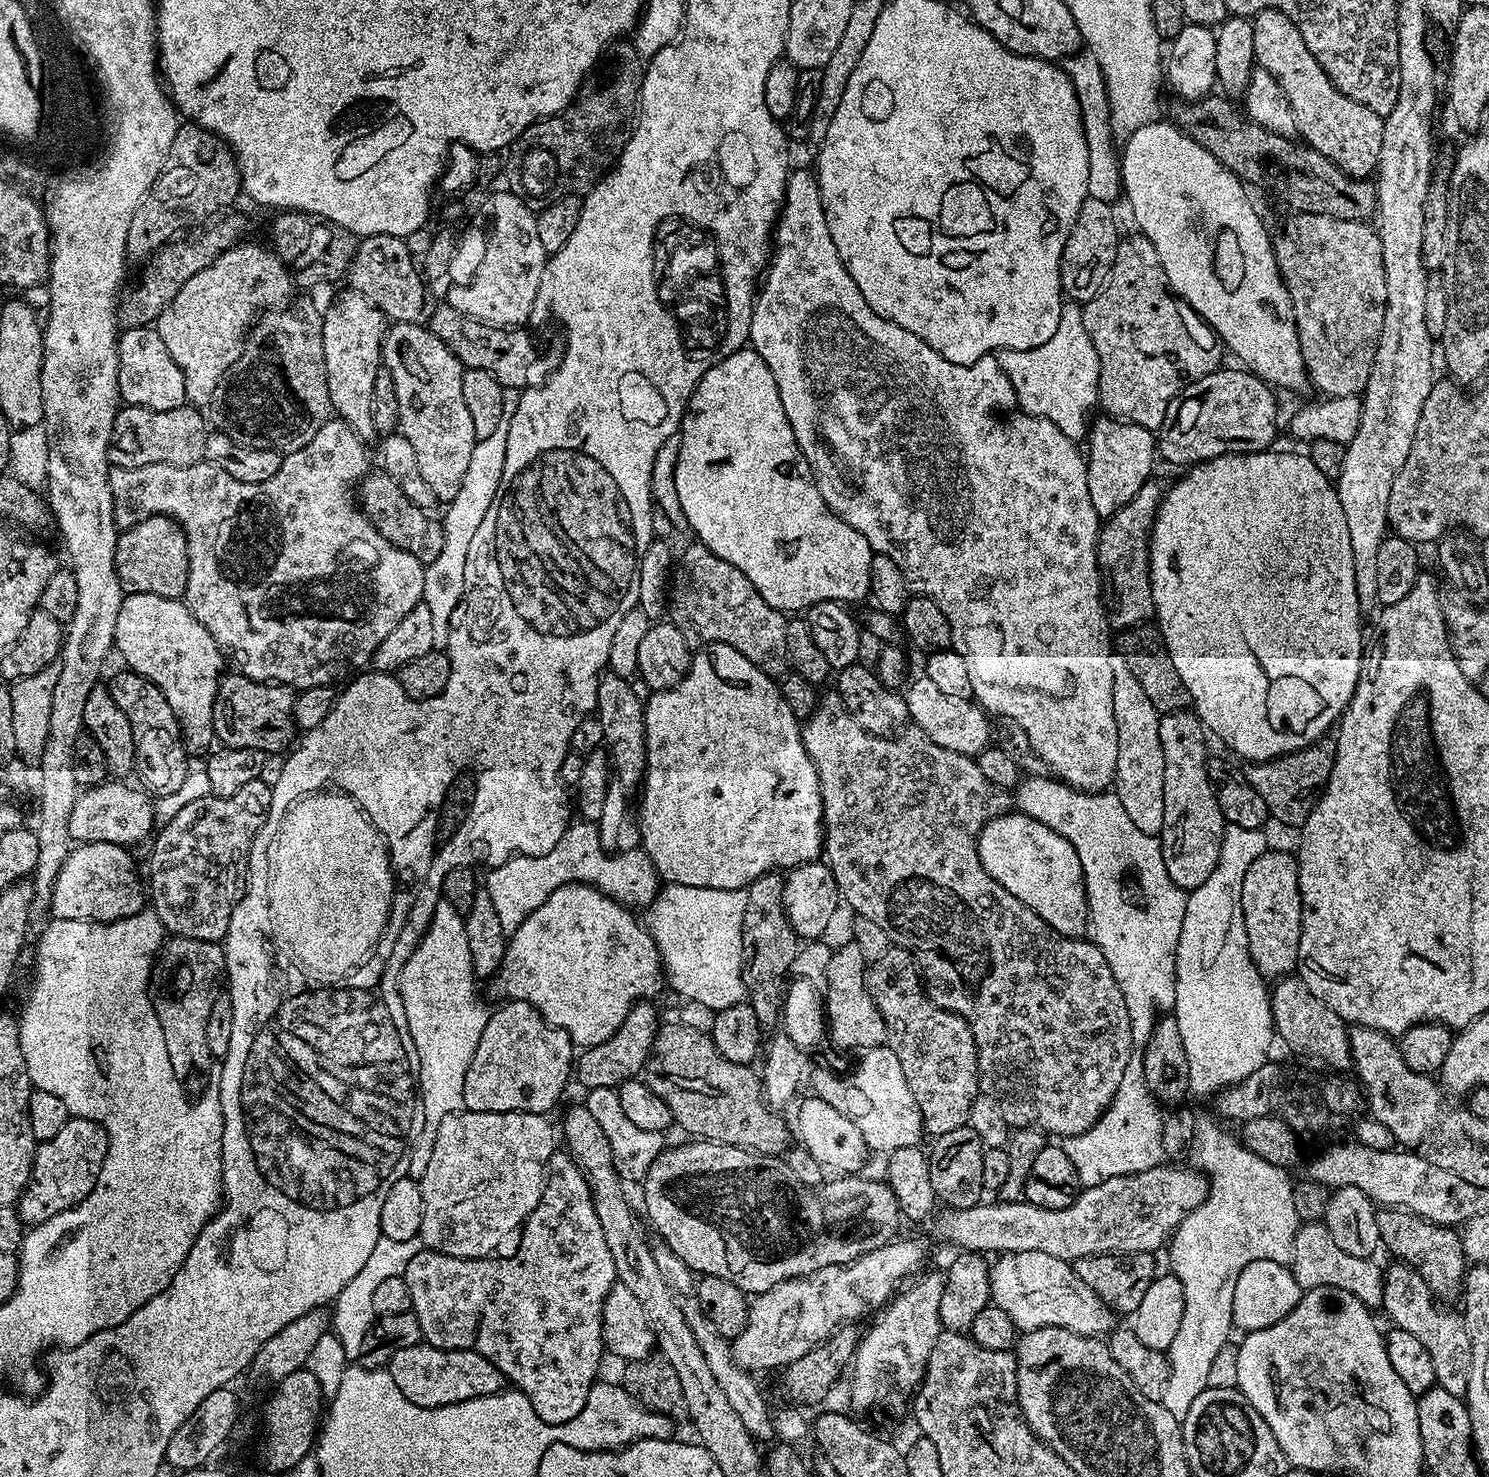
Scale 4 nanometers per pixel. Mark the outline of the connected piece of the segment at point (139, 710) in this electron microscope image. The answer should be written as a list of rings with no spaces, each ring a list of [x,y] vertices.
[[[121,670],[107,685],[108,693],[118,702],[118,707],[130,718],[130,730],[134,730],[135,775],[140,775],[139,783],[153,797],[174,794],[178,786],[186,782],[190,771],[190,754],[184,748],[184,738],[178,726],[178,718],[174,718],[174,710],[170,710],[170,702],[166,702],[166,694],[154,686],[142,674]]]

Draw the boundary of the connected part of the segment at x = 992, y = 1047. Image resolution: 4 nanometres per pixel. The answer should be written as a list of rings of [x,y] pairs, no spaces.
[[[830,690],[825,696],[823,693],[817,699],[816,708],[810,714],[810,718],[803,721],[802,735],[806,754],[810,754],[814,762],[814,770],[820,783],[824,811],[822,852],[829,870],[836,879],[836,889],[840,891],[843,903],[848,903],[856,916],[864,916],[877,926],[882,926],[882,930],[886,930],[895,947],[904,948],[912,953],[924,981],[924,991],[930,999],[942,1010],[957,1012],[970,1026],[978,1054],[980,1092],[998,1102],[1002,1118],[1006,1118],[1009,1129],[1038,1128],[1049,1137],[1057,1138],[1090,1130],[1090,1126],[1097,1124],[1104,1111],[1112,1104],[1114,1094],[1118,1094],[1118,1085],[1122,1083],[1122,1074],[1126,1074],[1126,1066],[1130,1062],[1133,1050],[1130,1014],[1126,998],[1114,974],[1110,974],[1106,958],[1102,958],[1102,950],[1098,950],[1098,946],[1093,944],[1091,939],[1058,934],[1058,930],[1054,930],[1041,916],[1034,914],[1034,910],[1022,906],[1022,902],[1018,902],[1014,894],[998,886],[998,882],[994,882],[994,878],[986,874],[978,858],[978,838],[982,829],[991,820],[1009,811],[1009,793],[994,782],[990,782],[990,778],[982,774],[973,757],[963,756],[954,750],[946,750],[946,746],[938,746],[938,742],[932,741],[920,728],[905,727],[891,738],[875,736],[862,730],[862,726],[852,720],[836,690]]]

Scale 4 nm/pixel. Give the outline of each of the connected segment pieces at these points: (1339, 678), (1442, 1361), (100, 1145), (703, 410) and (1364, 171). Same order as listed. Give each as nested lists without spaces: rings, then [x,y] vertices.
[[[1265,450],[1265,451],[1260,451],[1260,452],[1240,452],[1240,453],[1234,453],[1234,454],[1232,454],[1232,455],[1227,455],[1227,456],[1218,456],[1218,457],[1214,457],[1214,458],[1213,458],[1213,459],[1212,459],[1212,460],[1204,460],[1204,461],[1202,461],[1202,462],[1200,462],[1200,463],[1199,463],[1199,464],[1197,464],[1197,465],[1195,465],[1195,466],[1192,466],[1192,467],[1189,467],[1189,468],[1188,468],[1188,469],[1187,469],[1187,471],[1185,471],[1185,472],[1184,472],[1184,473],[1186,473],[1186,474],[1185,474],[1185,476],[1184,476],[1184,477],[1182,477],[1182,478],[1181,478],[1181,480],[1180,480],[1180,481],[1178,481],[1178,482],[1177,482],[1177,484],[1176,484],[1176,485],[1174,485],[1174,486],[1173,486],[1173,488],[1172,488],[1172,489],[1171,489],[1171,488],[1170,488],[1170,487],[1169,487],[1169,488],[1168,488],[1168,489],[1167,489],[1167,491],[1165,491],[1165,493],[1164,493],[1164,499],[1163,499],[1163,500],[1161,500],[1161,501],[1160,501],[1160,506],[1159,506],[1159,508],[1157,508],[1157,509],[1156,509],[1156,521],[1155,521],[1155,522],[1154,522],[1154,523],[1152,523],[1152,537],[1150,537],[1150,538],[1149,538],[1149,540],[1148,540],[1148,569],[1149,569],[1149,570],[1150,570],[1150,582],[1151,582],[1151,583],[1152,583],[1152,593],[1153,593],[1153,594],[1154,594],[1154,606],[1155,606],[1155,607],[1156,607],[1156,615],[1155,615],[1155,617],[1154,617],[1154,620],[1155,620],[1155,623],[1156,623],[1156,624],[1157,624],[1157,625],[1158,625],[1158,629],[1159,629],[1159,632],[1160,632],[1160,634],[1161,634],[1161,638],[1162,638],[1162,639],[1163,639],[1163,640],[1164,640],[1164,642],[1165,642],[1165,646],[1166,646],[1166,650],[1168,650],[1168,651],[1169,651],[1169,654],[1170,654],[1170,659],[1171,659],[1171,661],[1172,661],[1172,662],[1174,662],[1174,665],[1175,665],[1175,669],[1176,669],[1176,670],[1178,670],[1178,675],[1179,675],[1179,677],[1180,677],[1180,678],[1182,678],[1182,683],[1183,683],[1183,685],[1184,685],[1184,686],[1186,686],[1186,689],[1187,689],[1187,690],[1188,690],[1188,691],[1189,691],[1189,694],[1190,694],[1190,698],[1191,698],[1191,699],[1192,699],[1192,703],[1191,703],[1191,707],[1192,707],[1192,708],[1193,708],[1193,709],[1194,709],[1194,711],[1195,711],[1195,713],[1196,713],[1196,715],[1197,715],[1197,716],[1199,716],[1199,718],[1200,718],[1200,721],[1201,721],[1201,722],[1203,722],[1203,724],[1204,724],[1204,727],[1205,727],[1205,729],[1207,729],[1207,731],[1208,731],[1208,732],[1209,732],[1209,733],[1211,733],[1211,735],[1212,735],[1212,736],[1213,736],[1213,737],[1215,737],[1215,736],[1214,736],[1214,735],[1216,735],[1216,736],[1217,736],[1217,738],[1218,738],[1218,739],[1220,739],[1220,740],[1221,740],[1221,742],[1222,742],[1222,743],[1224,743],[1224,744],[1229,744],[1229,746],[1230,746],[1230,747],[1232,747],[1232,748],[1233,748],[1233,750],[1234,750],[1234,751],[1236,751],[1236,752],[1237,752],[1237,754],[1238,754],[1238,755],[1240,755],[1240,756],[1241,756],[1241,758],[1242,758],[1242,759],[1244,759],[1244,762],[1259,762],[1259,761],[1261,761],[1261,760],[1273,760],[1273,759],[1274,759],[1274,758],[1278,758],[1278,757],[1279,757],[1279,756],[1284,756],[1284,755],[1286,755],[1286,753],[1287,753],[1287,752],[1296,752],[1296,751],[1297,751],[1297,750],[1298,750],[1298,749],[1300,749],[1300,748],[1305,748],[1305,747],[1306,747],[1306,746],[1310,746],[1310,745],[1311,745],[1311,744],[1313,744],[1313,742],[1314,742],[1314,741],[1315,741],[1315,740],[1316,740],[1316,739],[1317,739],[1317,738],[1319,738],[1319,737],[1321,737],[1321,736],[1323,736],[1323,735],[1325,735],[1325,732],[1326,732],[1326,730],[1328,730],[1328,727],[1330,727],[1330,726],[1331,726],[1331,724],[1332,724],[1332,727],[1333,727],[1333,725],[1335,725],[1335,724],[1336,724],[1336,723],[1337,723],[1337,721],[1339,721],[1339,719],[1340,719],[1340,717],[1341,717],[1341,716],[1343,716],[1343,714],[1344,714],[1344,709],[1345,709],[1345,708],[1347,708],[1347,707],[1348,707],[1348,703],[1349,703],[1349,702],[1350,702],[1350,698],[1351,698],[1351,697],[1352,697],[1352,695],[1353,695],[1353,694],[1354,694],[1354,690],[1355,690],[1355,689],[1356,689],[1356,683],[1357,683],[1357,682],[1358,682],[1358,678],[1359,678],[1359,677],[1360,677],[1360,665],[1361,665],[1361,663],[1362,663],[1362,661],[1363,661],[1363,659],[1364,659],[1364,657],[1365,657],[1365,655],[1366,655],[1366,636],[1365,636],[1365,640],[1364,640],[1364,632],[1363,632],[1363,630],[1362,630],[1362,629],[1360,629],[1360,611],[1362,611],[1362,605],[1361,605],[1361,603],[1360,603],[1360,599],[1359,599],[1359,598],[1358,598],[1358,590],[1357,590],[1357,589],[1356,589],[1356,583],[1355,583],[1355,582],[1354,582],[1354,549],[1353,549],[1353,548],[1352,548],[1352,547],[1351,547],[1351,546],[1350,546],[1350,530],[1349,530],[1349,528],[1347,528],[1347,526],[1346,526],[1346,514],[1345,514],[1345,513],[1344,513],[1344,511],[1343,511],[1343,510],[1342,510],[1342,502],[1341,502],[1341,501],[1340,501],[1340,499],[1339,499],[1339,498],[1338,498],[1338,494],[1337,494],[1337,493],[1336,493],[1336,486],[1335,486],[1335,483],[1333,483],[1333,481],[1330,481],[1330,480],[1328,480],[1328,479],[1327,479],[1327,478],[1326,478],[1326,474],[1322,474],[1322,470],[1318,470],[1318,466],[1314,466],[1314,462],[1313,462],[1313,461],[1312,461],[1312,457],[1311,457],[1311,455],[1308,455],[1308,454],[1304,454],[1304,456],[1299,456],[1299,454],[1298,454],[1298,453],[1296,453],[1296,452],[1274,452],[1274,451],[1275,451],[1275,450]]]
[[[1392,1262],[1384,1272],[1383,1311],[1388,1311],[1391,1323],[1402,1330],[1410,1330],[1422,1346],[1426,1346],[1430,1359],[1434,1362],[1434,1374],[1439,1387],[1450,1394],[1463,1397],[1468,1389],[1468,1355],[1470,1350],[1470,1334],[1463,1315],[1452,1308],[1443,1308],[1438,1297],[1426,1286],[1422,1274],[1418,1274],[1409,1264]]]
[[[81,1116],[68,1119],[66,1126],[62,1126],[54,1138],[39,1141],[32,1163],[32,1176],[18,1201],[20,1219],[25,1225],[41,1224],[62,1210],[70,1210],[74,1205],[81,1204],[90,1194],[102,1170],[107,1149],[108,1135],[103,1126]]]
[[[751,346],[742,347],[729,356],[721,356],[719,362],[710,366],[710,370],[706,370],[706,374],[702,374],[702,378],[690,398],[688,408],[684,411],[684,421],[680,424],[678,435],[680,449],[674,470],[674,486],[690,532],[696,535],[693,537],[699,543],[706,545],[714,554],[718,554],[718,558],[722,558],[722,562],[730,562],[730,566],[738,566],[738,570],[742,570],[742,574],[746,574],[746,578],[750,578],[750,582],[754,582],[754,590],[758,590],[758,594],[762,594],[762,598],[766,598],[766,602],[770,606],[774,606],[779,612],[785,614],[800,614],[813,608],[818,602],[834,600],[845,606],[852,606],[855,600],[867,601],[869,599],[870,566],[874,555],[870,542],[866,542],[866,538],[862,534],[858,534],[858,530],[854,530],[854,526],[847,524],[828,508],[828,503],[822,498],[810,466],[794,438],[794,430],[782,410],[782,398],[778,386],[774,382],[774,374],[770,374],[770,366],[766,366],[766,362]]]
[[[1267,8],[1251,17],[1251,22],[1256,63],[1274,77],[1278,86],[1282,86],[1282,94],[1286,94],[1290,110],[1294,110],[1296,130],[1303,143],[1333,160],[1347,176],[1371,177],[1380,167],[1384,117],[1354,102],[1354,98],[1346,98],[1336,89],[1326,70],[1318,66],[1318,58],[1310,54],[1291,16]]]

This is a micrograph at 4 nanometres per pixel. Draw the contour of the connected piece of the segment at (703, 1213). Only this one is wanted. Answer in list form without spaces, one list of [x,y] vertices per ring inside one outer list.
[[[692,1138],[687,1141],[689,1144],[680,1144],[677,1148],[665,1147],[664,1151],[654,1158],[654,1166],[646,1174],[642,1181],[644,1188],[644,1208],[648,1211],[648,1220],[656,1227],[656,1232],[661,1241],[686,1262],[686,1266],[692,1269],[693,1273],[700,1276],[713,1276],[714,1278],[726,1278],[726,1282],[734,1282],[745,1294],[759,1294],[769,1292],[774,1286],[778,1286],[787,1280],[794,1280],[798,1276],[809,1276],[822,1266],[834,1266],[835,1264],[849,1264],[852,1260],[857,1260],[862,1254],[878,1250],[882,1246],[891,1244],[897,1239],[896,1232],[902,1225],[900,1207],[894,1198],[894,1194],[888,1189],[887,1183],[883,1179],[867,1180],[864,1174],[840,1174],[836,1180],[825,1182],[819,1188],[808,1188],[798,1178],[794,1178],[794,1170],[781,1159],[780,1156],[762,1156],[759,1152],[747,1152],[744,1148],[735,1148],[729,1144],[716,1144],[713,1140],[701,1140]]]

